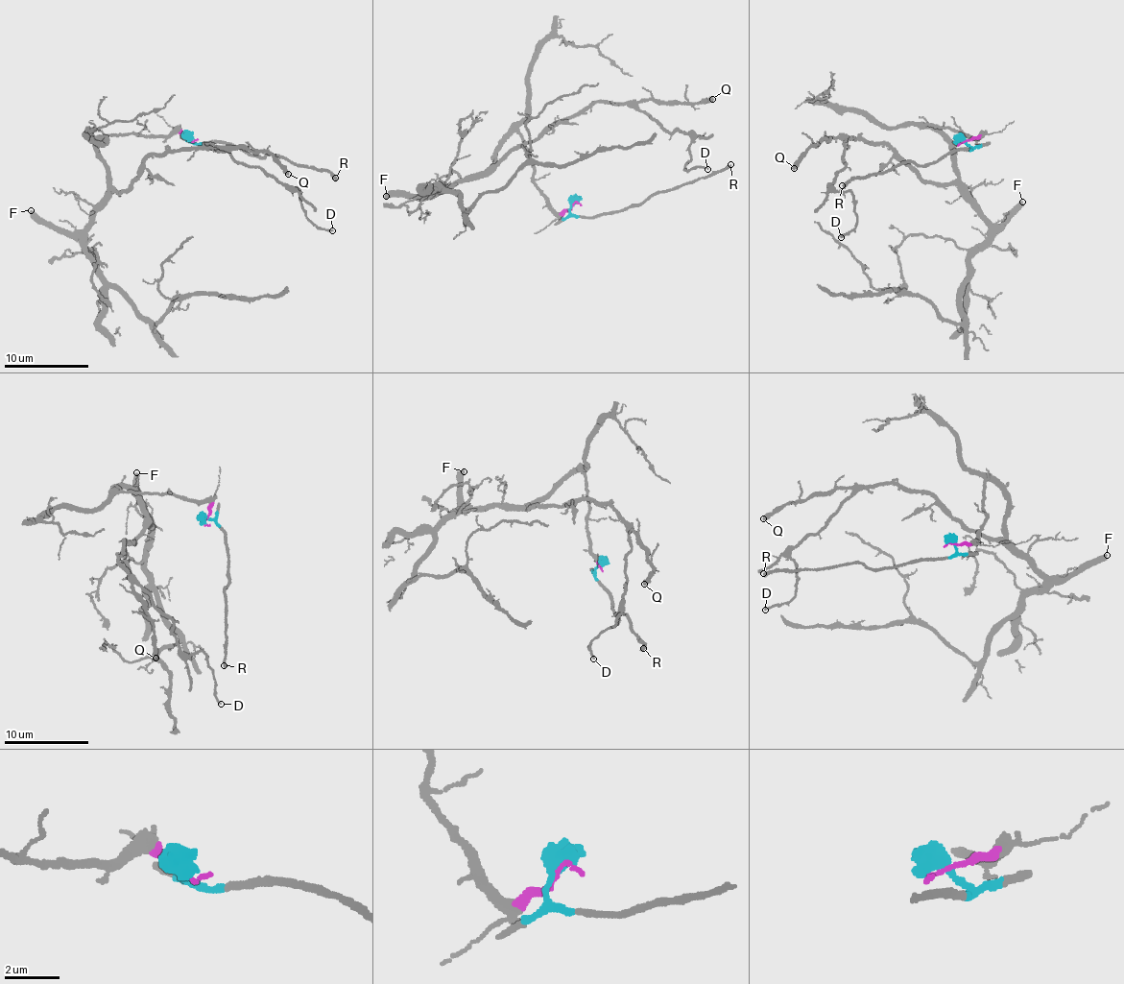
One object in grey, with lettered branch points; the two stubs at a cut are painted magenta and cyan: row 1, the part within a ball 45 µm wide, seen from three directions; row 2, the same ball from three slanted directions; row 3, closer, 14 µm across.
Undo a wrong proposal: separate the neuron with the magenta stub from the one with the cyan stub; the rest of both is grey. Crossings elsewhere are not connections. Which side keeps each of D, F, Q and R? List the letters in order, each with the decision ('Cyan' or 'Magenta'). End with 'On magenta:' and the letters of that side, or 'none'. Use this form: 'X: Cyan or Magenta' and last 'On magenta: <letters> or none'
D: Magenta
F: Magenta
Q: Magenta
R: Cyan
On magenta: D, F, Q

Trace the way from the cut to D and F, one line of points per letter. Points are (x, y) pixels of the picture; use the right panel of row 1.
D: (961, 141), (979, 137), (924, 124), (957, 177), (931, 183), (842, 140), (831, 183), (856, 222), (841, 238)
F: (961, 141), (979, 137), (924, 124), (947, 144), (960, 192), (992, 224), (1008, 220), (1014, 207), (1022, 201)

